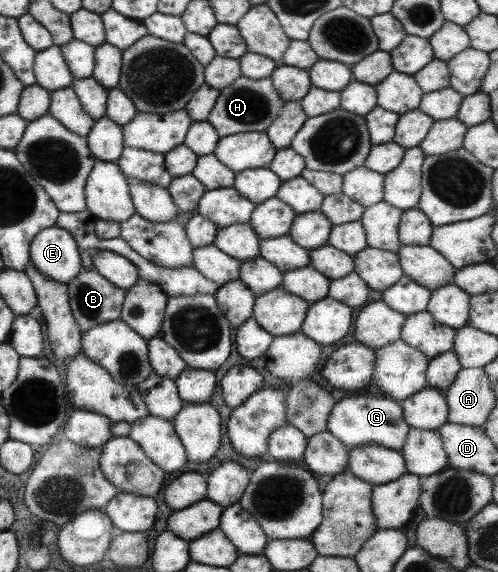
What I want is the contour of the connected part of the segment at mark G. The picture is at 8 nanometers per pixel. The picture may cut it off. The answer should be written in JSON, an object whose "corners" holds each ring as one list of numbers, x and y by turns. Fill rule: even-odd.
{"corners":[[372,394,344,397,331,407,326,424,330,432,341,444,349,450,361,445,379,445,400,451,407,437,409,426,403,420,401,405,387,396,375,397]]}

